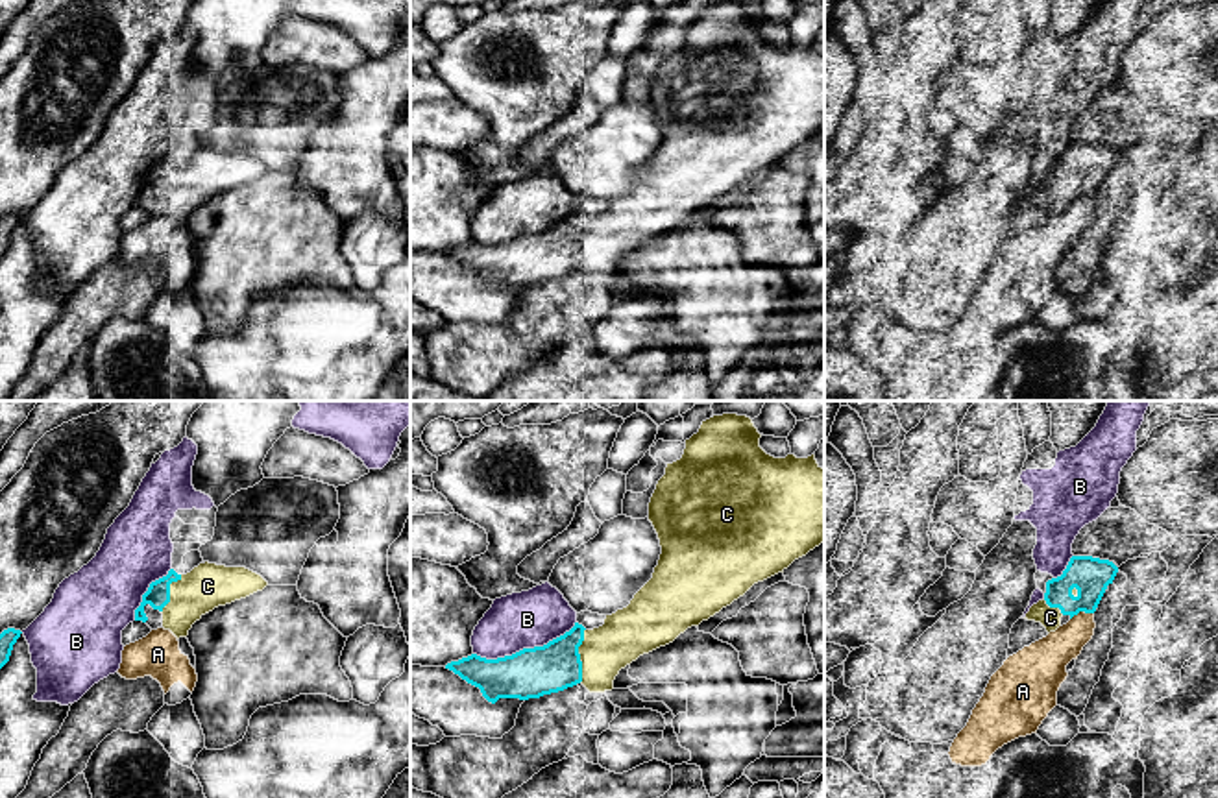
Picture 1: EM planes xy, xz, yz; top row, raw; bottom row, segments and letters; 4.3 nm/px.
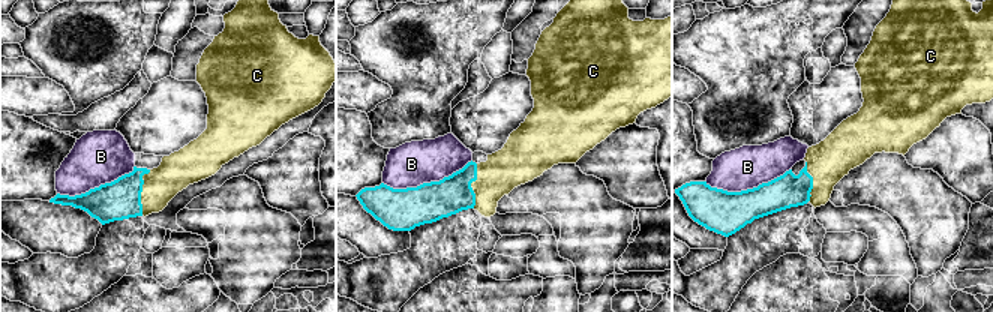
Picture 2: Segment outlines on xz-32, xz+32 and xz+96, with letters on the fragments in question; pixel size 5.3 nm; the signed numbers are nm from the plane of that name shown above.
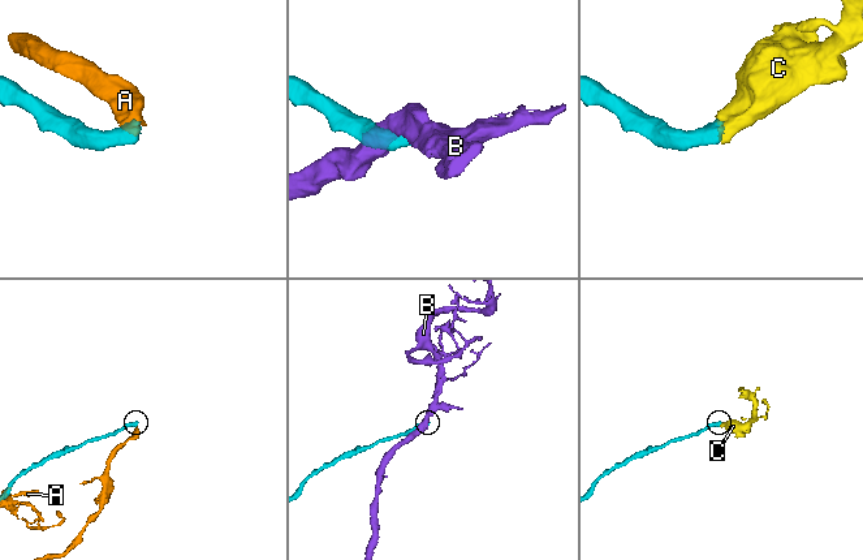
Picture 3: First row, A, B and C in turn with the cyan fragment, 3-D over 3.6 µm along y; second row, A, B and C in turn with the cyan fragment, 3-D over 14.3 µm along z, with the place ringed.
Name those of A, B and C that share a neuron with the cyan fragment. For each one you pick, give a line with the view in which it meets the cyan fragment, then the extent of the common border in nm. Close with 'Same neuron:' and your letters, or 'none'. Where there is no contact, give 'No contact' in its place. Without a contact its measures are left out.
C: Touches cyan in xz. Shared border 240 nm
Same neuron: C

